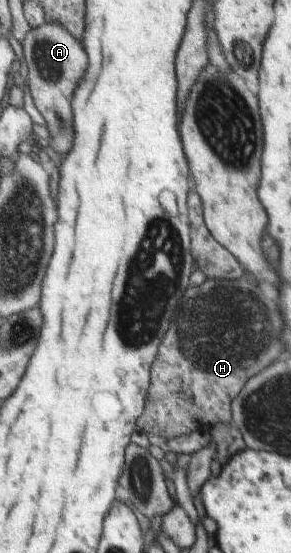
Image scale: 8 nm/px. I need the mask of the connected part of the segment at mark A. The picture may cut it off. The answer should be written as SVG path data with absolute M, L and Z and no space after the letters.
M46 23L31 29L22 43L24 61L29 67L29 90L35 106L47 123L47 142L62 157L72 149L72 95L78 87L78 79L86 67L86 53L80 41L60 23Z

